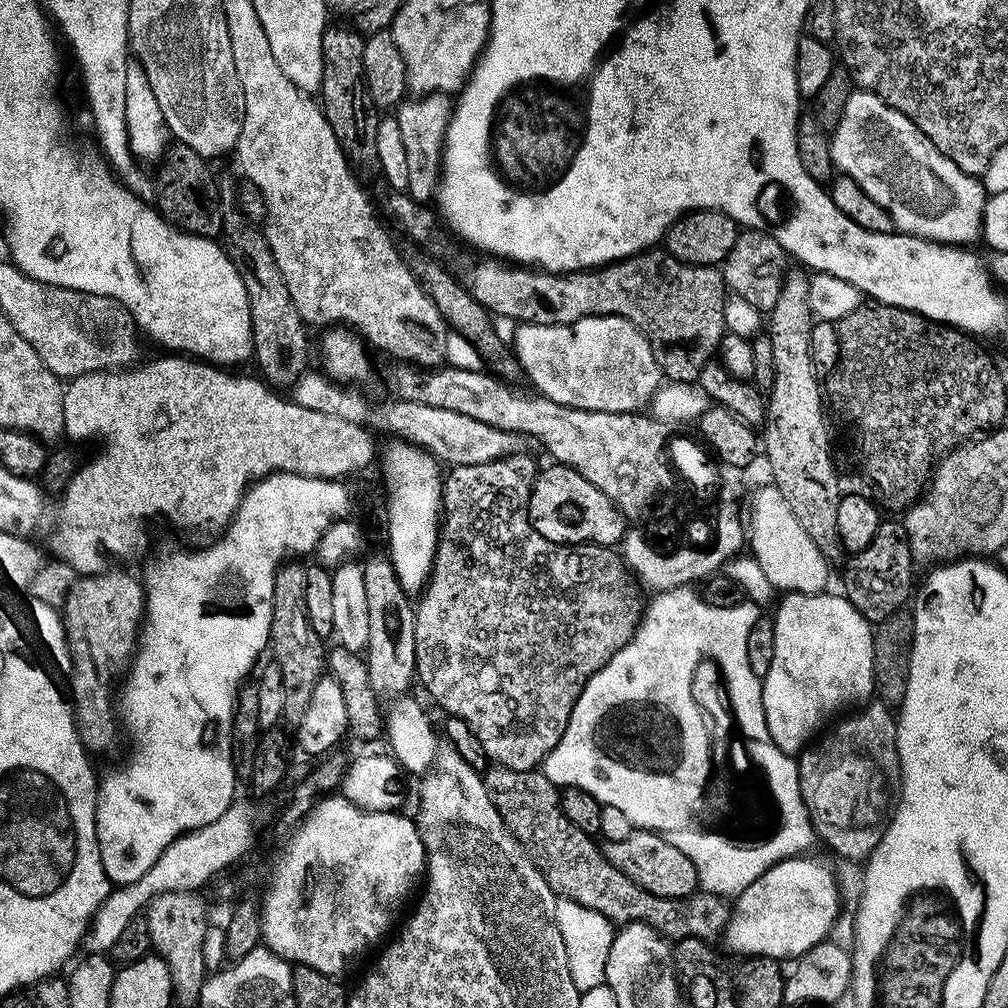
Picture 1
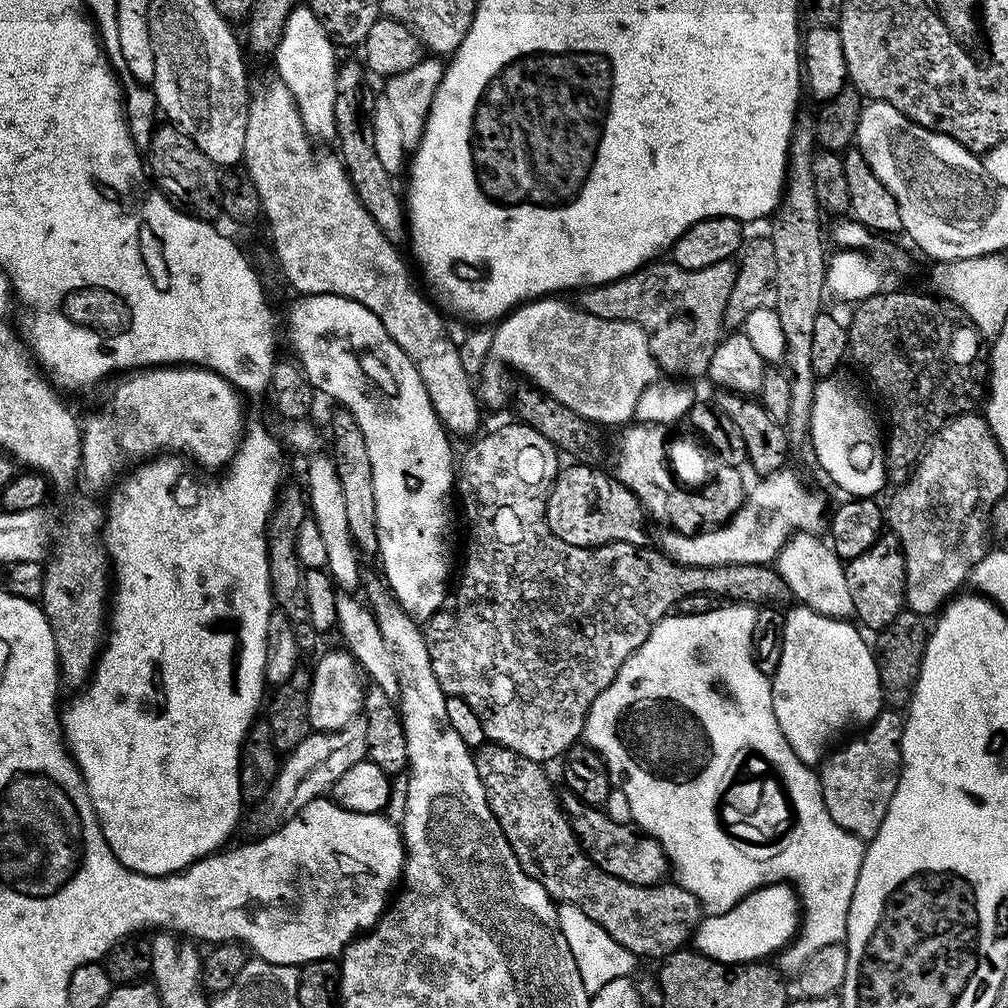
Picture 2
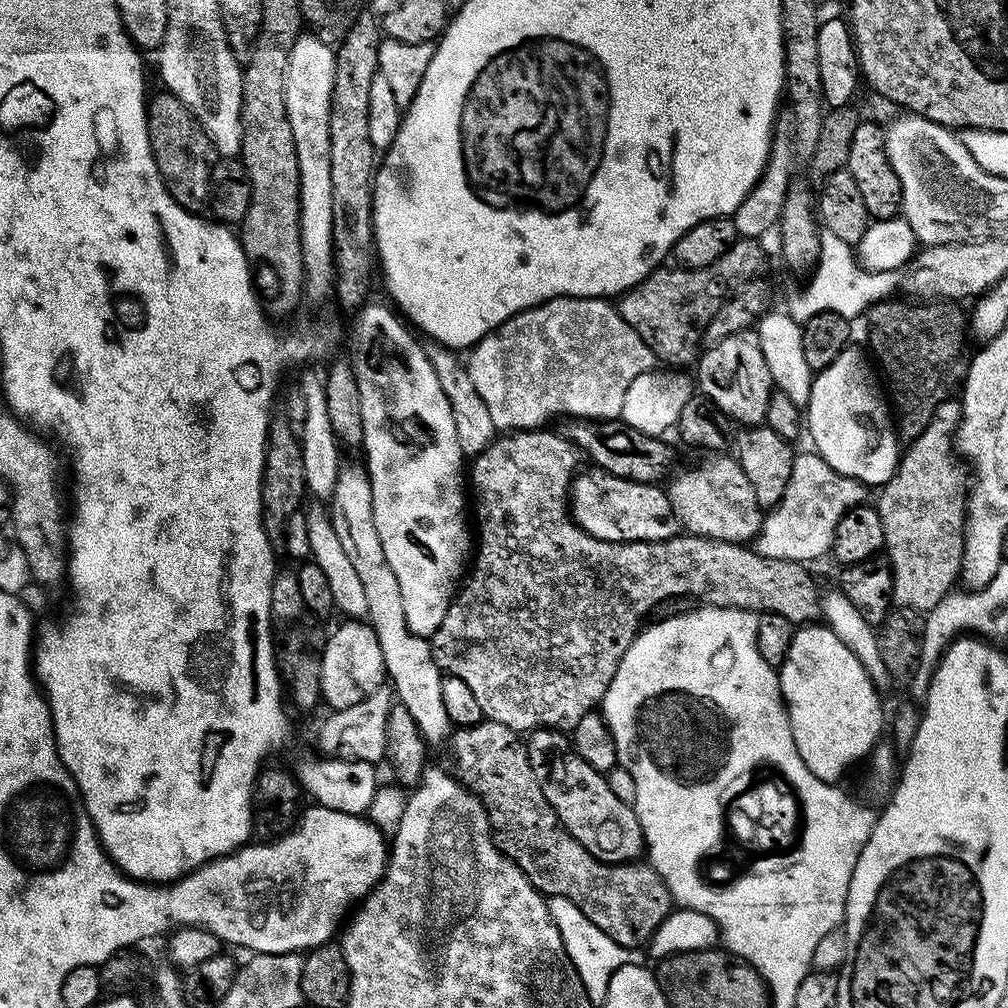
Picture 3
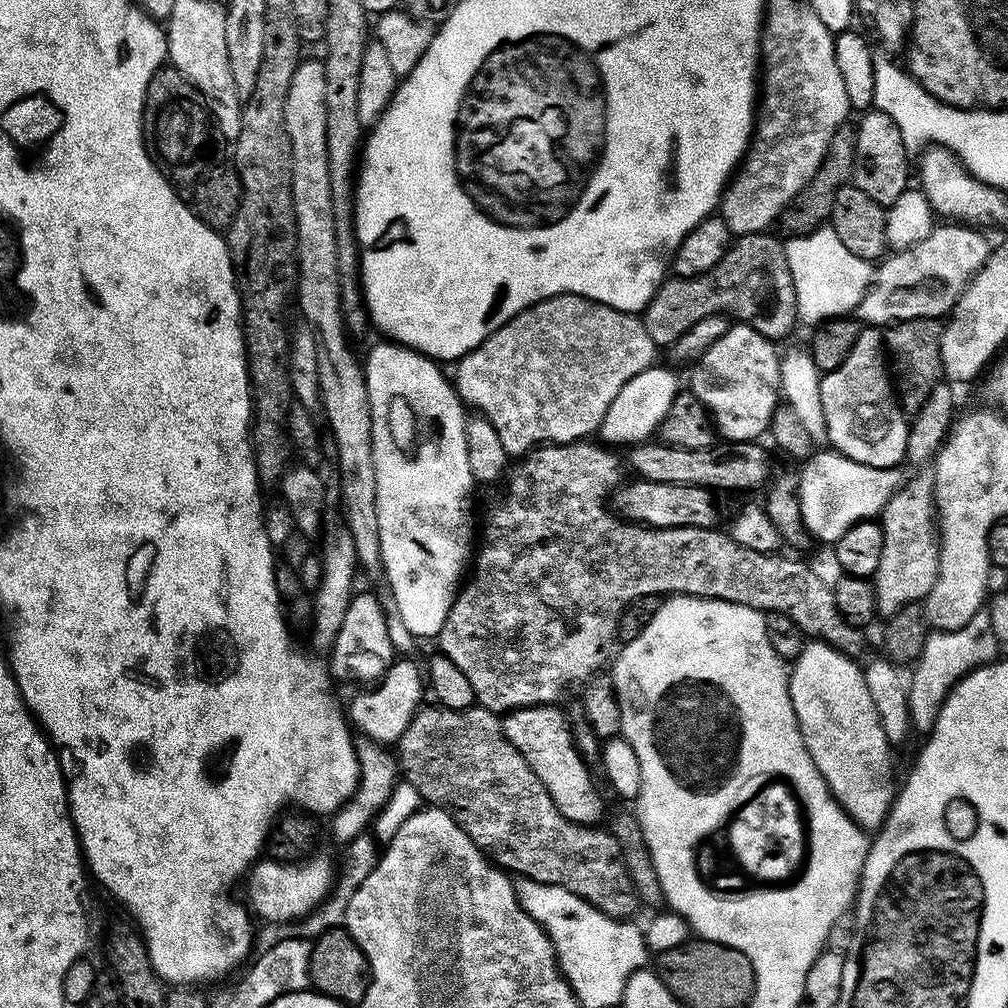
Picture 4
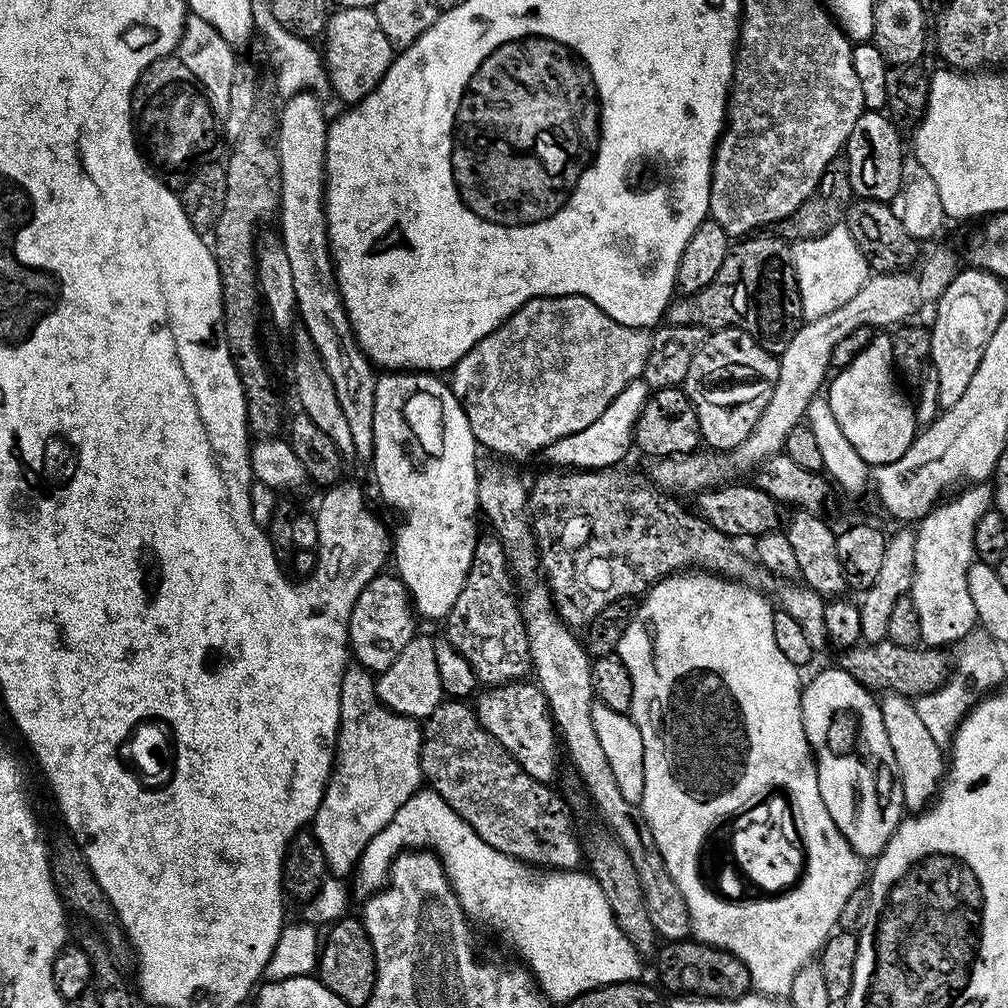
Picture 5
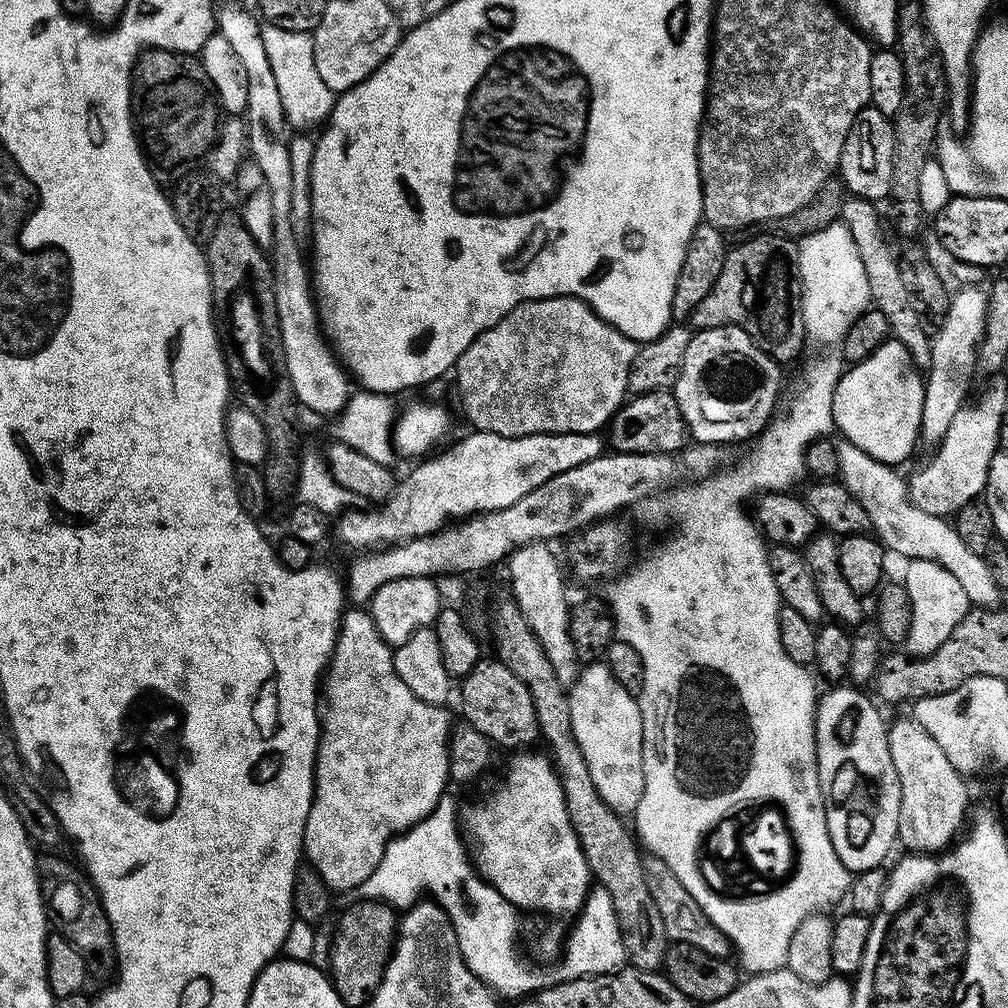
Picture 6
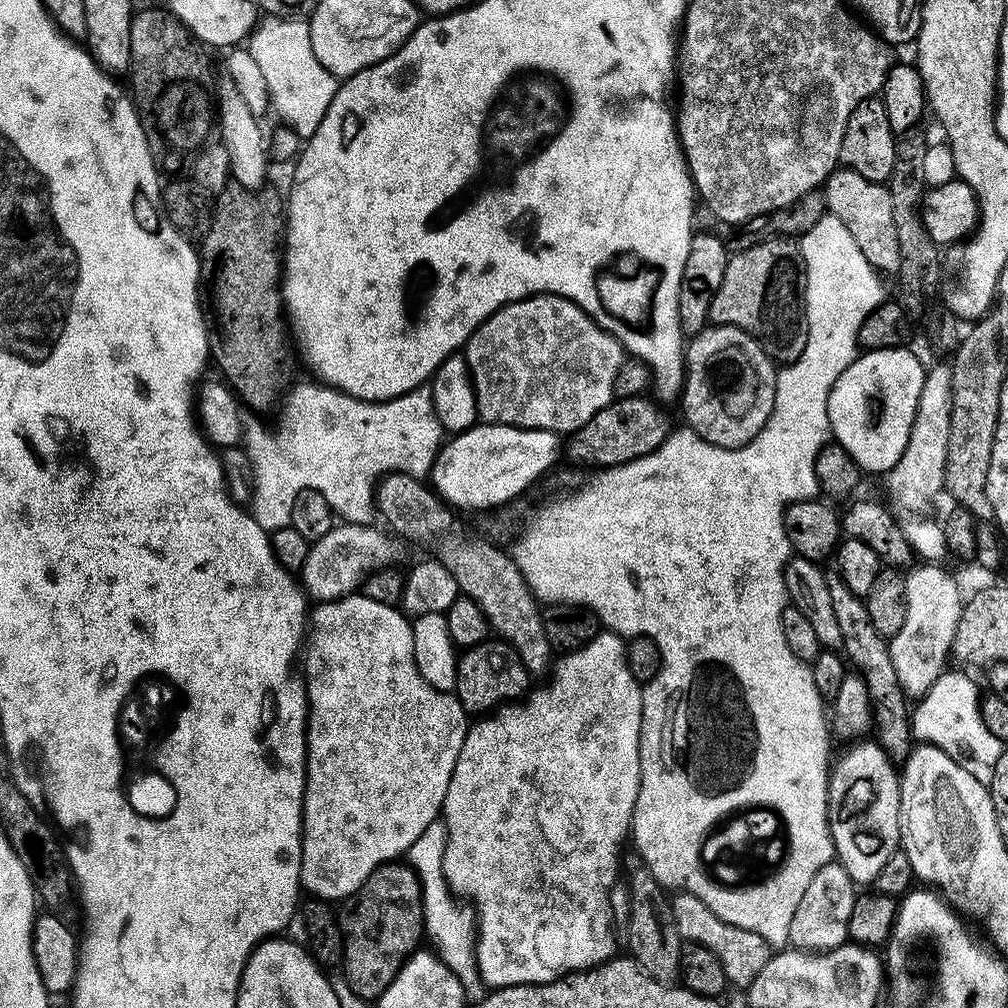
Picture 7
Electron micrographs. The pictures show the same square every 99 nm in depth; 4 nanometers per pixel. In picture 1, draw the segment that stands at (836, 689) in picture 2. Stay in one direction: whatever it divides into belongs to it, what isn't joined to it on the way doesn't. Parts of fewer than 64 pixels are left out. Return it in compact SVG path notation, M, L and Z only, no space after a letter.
M828 590L784 592L774 608L774 662L770 662L770 670L762 677L762 706L772 741L789 754L803 752L809 741L825 727L824 720L830 719L835 712L843 713L853 706L863 705L874 696L873 625L848 601L847 596L831 596L830 593Z

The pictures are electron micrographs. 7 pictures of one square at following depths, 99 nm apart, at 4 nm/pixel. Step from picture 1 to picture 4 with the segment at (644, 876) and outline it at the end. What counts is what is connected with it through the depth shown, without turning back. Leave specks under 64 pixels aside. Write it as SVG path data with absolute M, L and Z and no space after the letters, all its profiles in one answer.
M539 704L529 708L514 708L502 716L506 738L526 758L530 770L538 774L538 782L546 786L554 806L570 822L596 826L604 816L604 796L592 781L589 761L576 748L570 720L559 712L556 704Z

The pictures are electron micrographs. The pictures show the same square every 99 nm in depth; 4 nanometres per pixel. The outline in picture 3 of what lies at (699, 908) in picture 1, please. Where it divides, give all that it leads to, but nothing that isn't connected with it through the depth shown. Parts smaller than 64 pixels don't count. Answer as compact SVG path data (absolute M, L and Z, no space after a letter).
M487 718L480 723L470 726L469 728L456 728L451 733L452 740L452 756L456 759L456 768L454 767L454 775L468 791L473 792L480 800L482 806L488 815L488 821L492 827L492 838L496 841L496 845L500 848L500 853L506 858L510 858L522 870L522 874L534 887L545 897L561 896L570 902L574 902L574 906L578 906L578 910L582 910L582 914L586 914L586 918L590 918L590 922L594 922L594 926L598 926L598 930L602 930L610 938L614 938L614 942L618 942L623 948L635 950L639 944L647 945L652 939L654 930L658 930L658 926L662 926L662 922L674 911L674 901L670 890L666 886L666 882L652 869L651 864L647 862L633 862L630 864L603 864L598 858L594 858L594 854L590 854L590 850L586 850L579 844L570 833L562 826L562 822L554 814L554 810L550 806L550 802L546 802L546 794L542 794L542 786L538 786L538 778L534 778L534 770L530 766L530 758L528 757L528 749L525 741L514 730L510 730L510 726L502 726L502 722L494 722Z

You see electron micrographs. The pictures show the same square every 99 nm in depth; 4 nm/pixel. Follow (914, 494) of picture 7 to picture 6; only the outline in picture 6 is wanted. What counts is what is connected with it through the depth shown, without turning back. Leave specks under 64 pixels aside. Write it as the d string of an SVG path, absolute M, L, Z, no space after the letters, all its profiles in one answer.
M964 288L961 292L951 293L949 312L936 328L931 337L932 364L927 369L924 381L924 401L922 402L922 422L920 423L920 440L935 446L950 430L950 422L958 415L958 410L965 407L968 387L972 376L977 375L976 352L980 349L980 340L986 326L988 309L988 292L980 288Z

